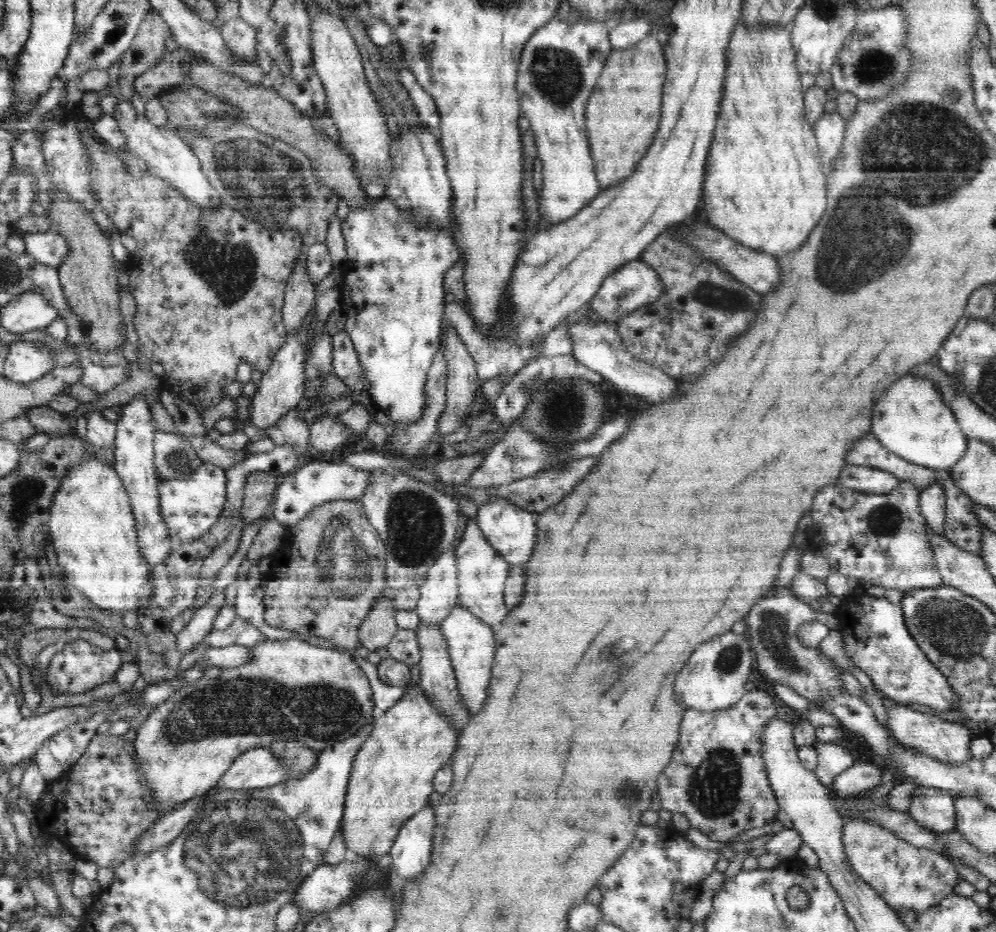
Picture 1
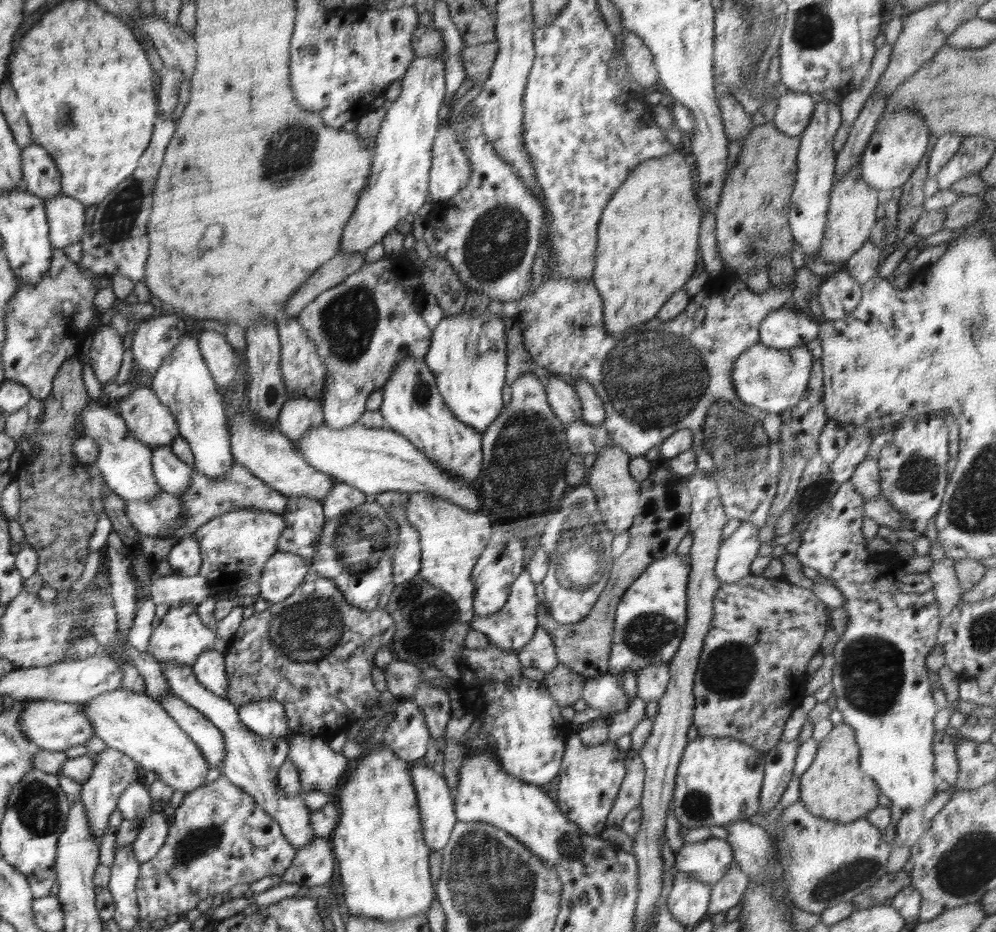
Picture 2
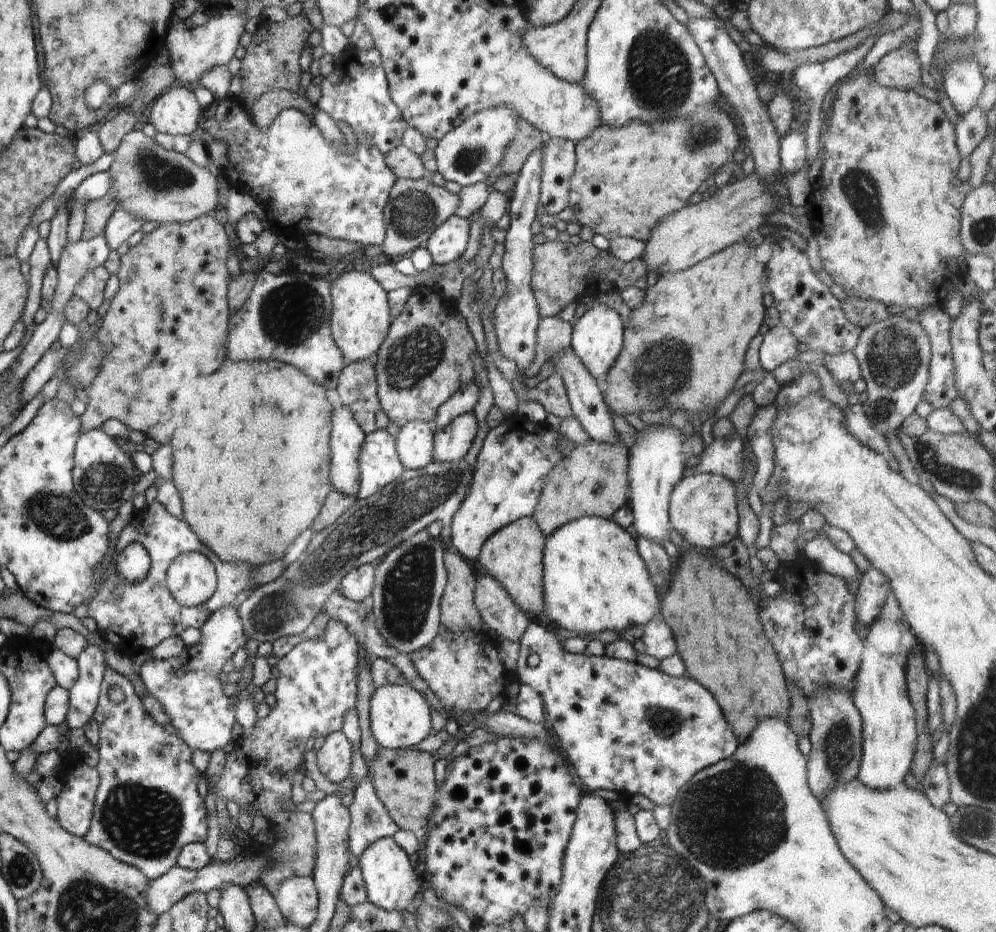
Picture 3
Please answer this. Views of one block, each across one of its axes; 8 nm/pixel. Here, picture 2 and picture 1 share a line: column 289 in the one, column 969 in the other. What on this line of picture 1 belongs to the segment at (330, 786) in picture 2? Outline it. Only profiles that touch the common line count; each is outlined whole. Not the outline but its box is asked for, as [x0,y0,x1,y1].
[887,704,973,765]

